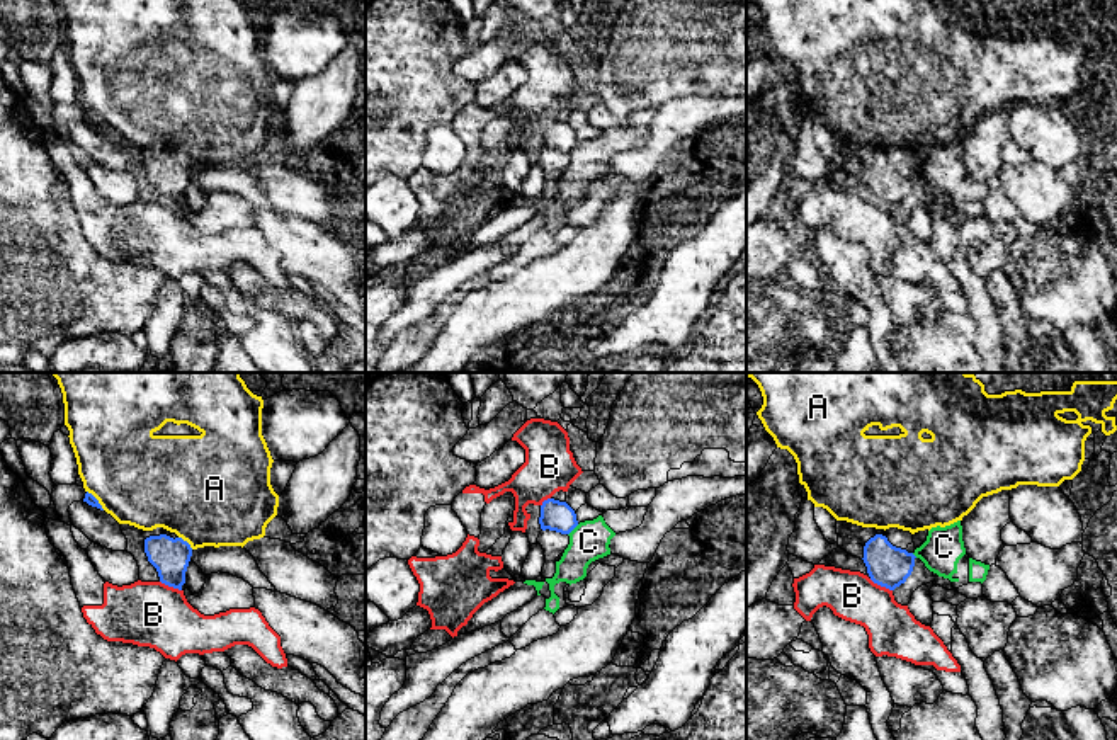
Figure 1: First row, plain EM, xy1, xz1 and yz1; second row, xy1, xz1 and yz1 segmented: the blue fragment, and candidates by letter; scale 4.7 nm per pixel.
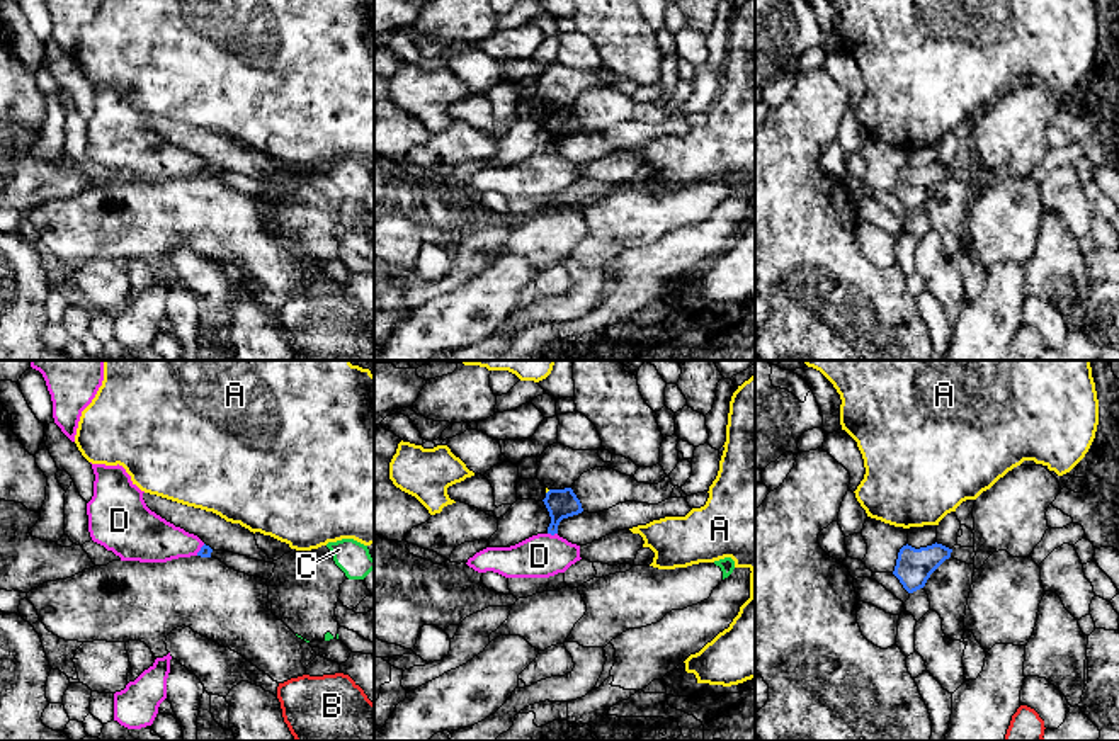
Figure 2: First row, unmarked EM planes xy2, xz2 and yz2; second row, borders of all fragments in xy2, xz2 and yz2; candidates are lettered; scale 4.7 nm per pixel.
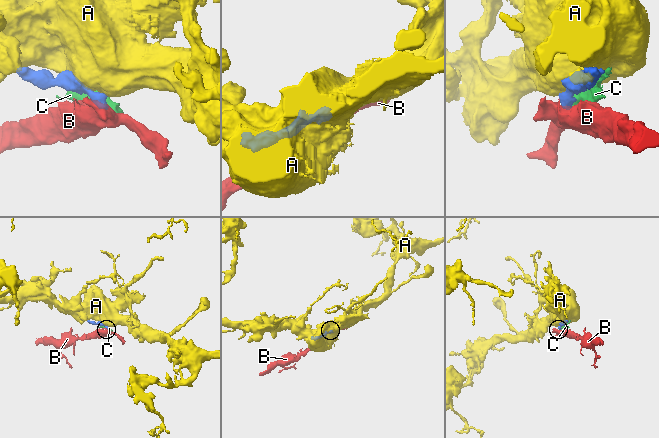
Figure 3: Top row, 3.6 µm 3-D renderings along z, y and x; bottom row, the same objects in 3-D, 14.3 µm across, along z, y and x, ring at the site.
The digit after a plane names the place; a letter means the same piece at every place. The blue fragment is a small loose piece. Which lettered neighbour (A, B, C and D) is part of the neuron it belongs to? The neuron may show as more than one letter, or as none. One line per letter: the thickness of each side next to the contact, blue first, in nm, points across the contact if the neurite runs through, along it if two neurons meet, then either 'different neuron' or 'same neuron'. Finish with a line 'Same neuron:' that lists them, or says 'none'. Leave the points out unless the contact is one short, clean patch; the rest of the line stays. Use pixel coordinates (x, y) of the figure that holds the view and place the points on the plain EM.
A: 180 nm thick on the blue side, 480 nm on the other; different neuron
B: 200 nm thick on the blue side, 240 nm on the other; border along yz1 (869, 198), (891, 210); different neuron
C: 140 nm thick on the blue side, 190 nm on the other; border along xz1 (578, 143), (568, 153); different neuron
D: 140 nm thick on the blue side, 200 nm on the other; runs through xz2 (562, 123), (556, 131), (553, 153), (551, 164), (539, 175); same neuron
Same neuron: D

